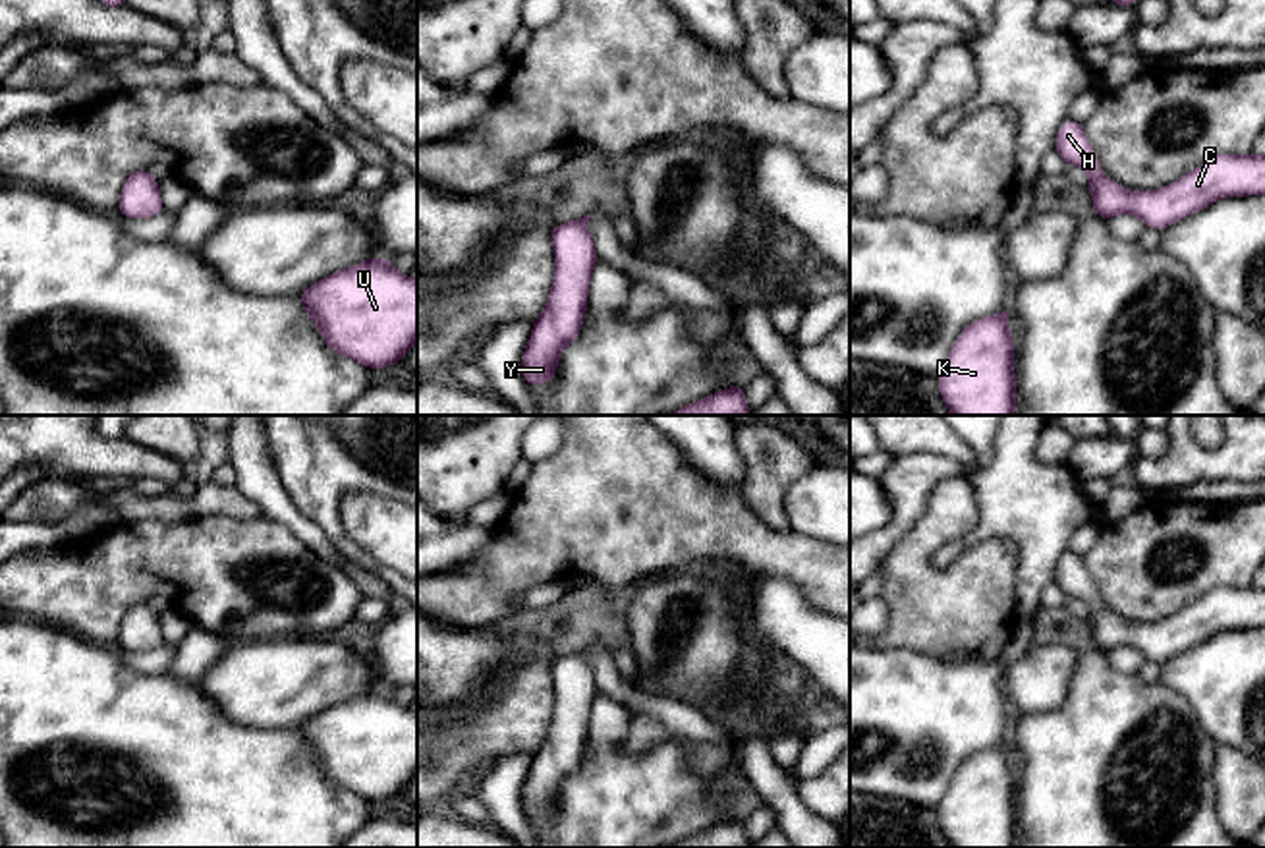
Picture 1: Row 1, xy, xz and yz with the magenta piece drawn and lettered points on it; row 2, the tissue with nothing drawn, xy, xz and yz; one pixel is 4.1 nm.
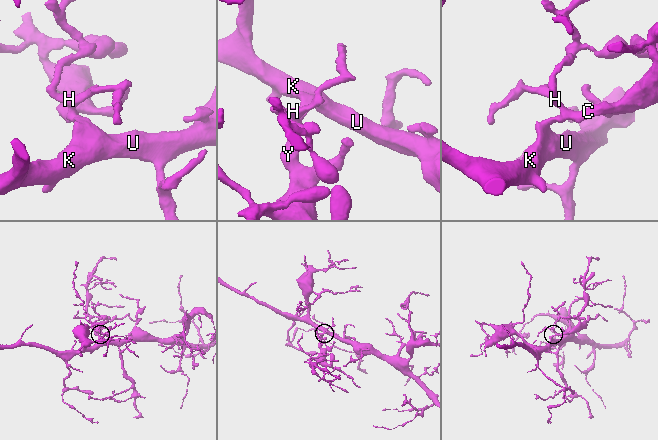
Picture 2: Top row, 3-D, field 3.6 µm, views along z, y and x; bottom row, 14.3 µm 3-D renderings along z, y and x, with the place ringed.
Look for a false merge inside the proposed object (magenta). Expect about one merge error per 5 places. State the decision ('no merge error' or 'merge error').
no merge error

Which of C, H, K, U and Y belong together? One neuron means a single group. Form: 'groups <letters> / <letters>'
groups C H K U Y

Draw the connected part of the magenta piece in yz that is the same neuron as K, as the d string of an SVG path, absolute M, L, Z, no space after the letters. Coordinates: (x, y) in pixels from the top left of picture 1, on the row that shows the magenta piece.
M1010 309L966 326L941 373L939 392L952 415L1014 415L1016 375Z

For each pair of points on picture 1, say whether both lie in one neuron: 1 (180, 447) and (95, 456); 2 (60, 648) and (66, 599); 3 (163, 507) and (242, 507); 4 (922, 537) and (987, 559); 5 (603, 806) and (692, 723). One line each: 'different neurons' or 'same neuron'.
1: different neurons
2: different neurons
3: same neuron
4: same neuron
5: different neurons

